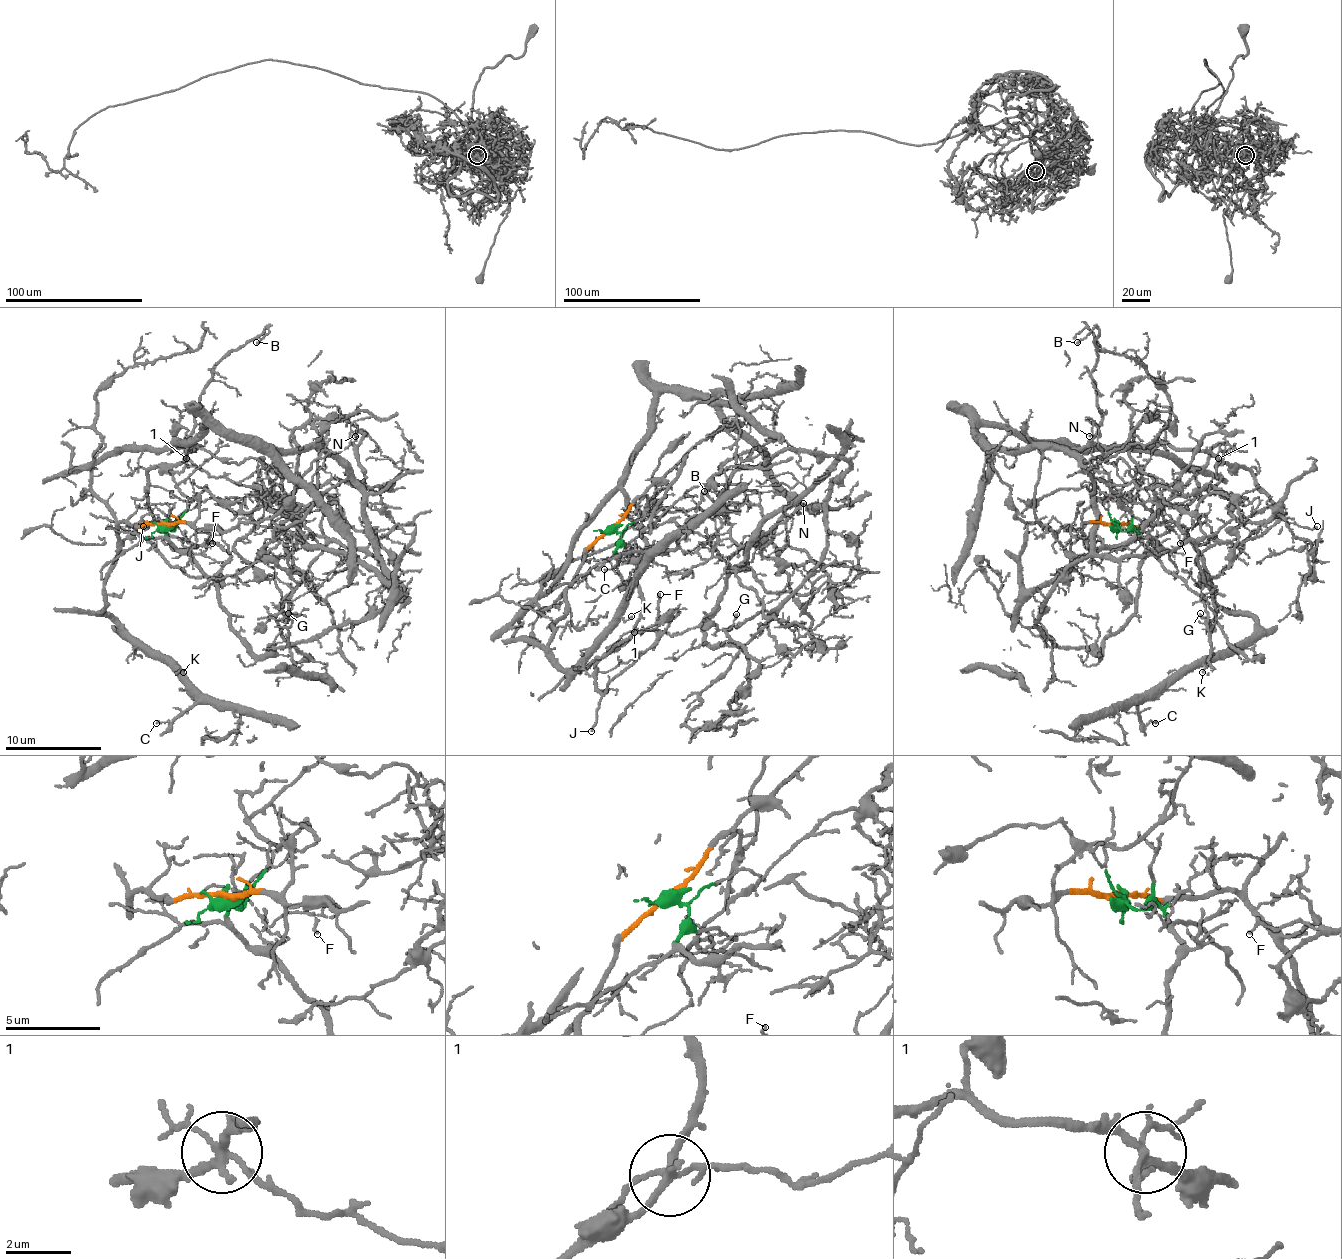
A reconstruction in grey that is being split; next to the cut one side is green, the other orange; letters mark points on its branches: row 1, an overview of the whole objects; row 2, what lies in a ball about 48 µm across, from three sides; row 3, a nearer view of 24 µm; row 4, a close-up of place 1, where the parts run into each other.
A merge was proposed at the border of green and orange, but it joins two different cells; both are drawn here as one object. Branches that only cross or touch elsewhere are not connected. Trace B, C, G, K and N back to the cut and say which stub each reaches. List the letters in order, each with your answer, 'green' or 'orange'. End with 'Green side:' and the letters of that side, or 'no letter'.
B: green
C: orange
G: green
K: orange
N: green
Green side: B, G, N

